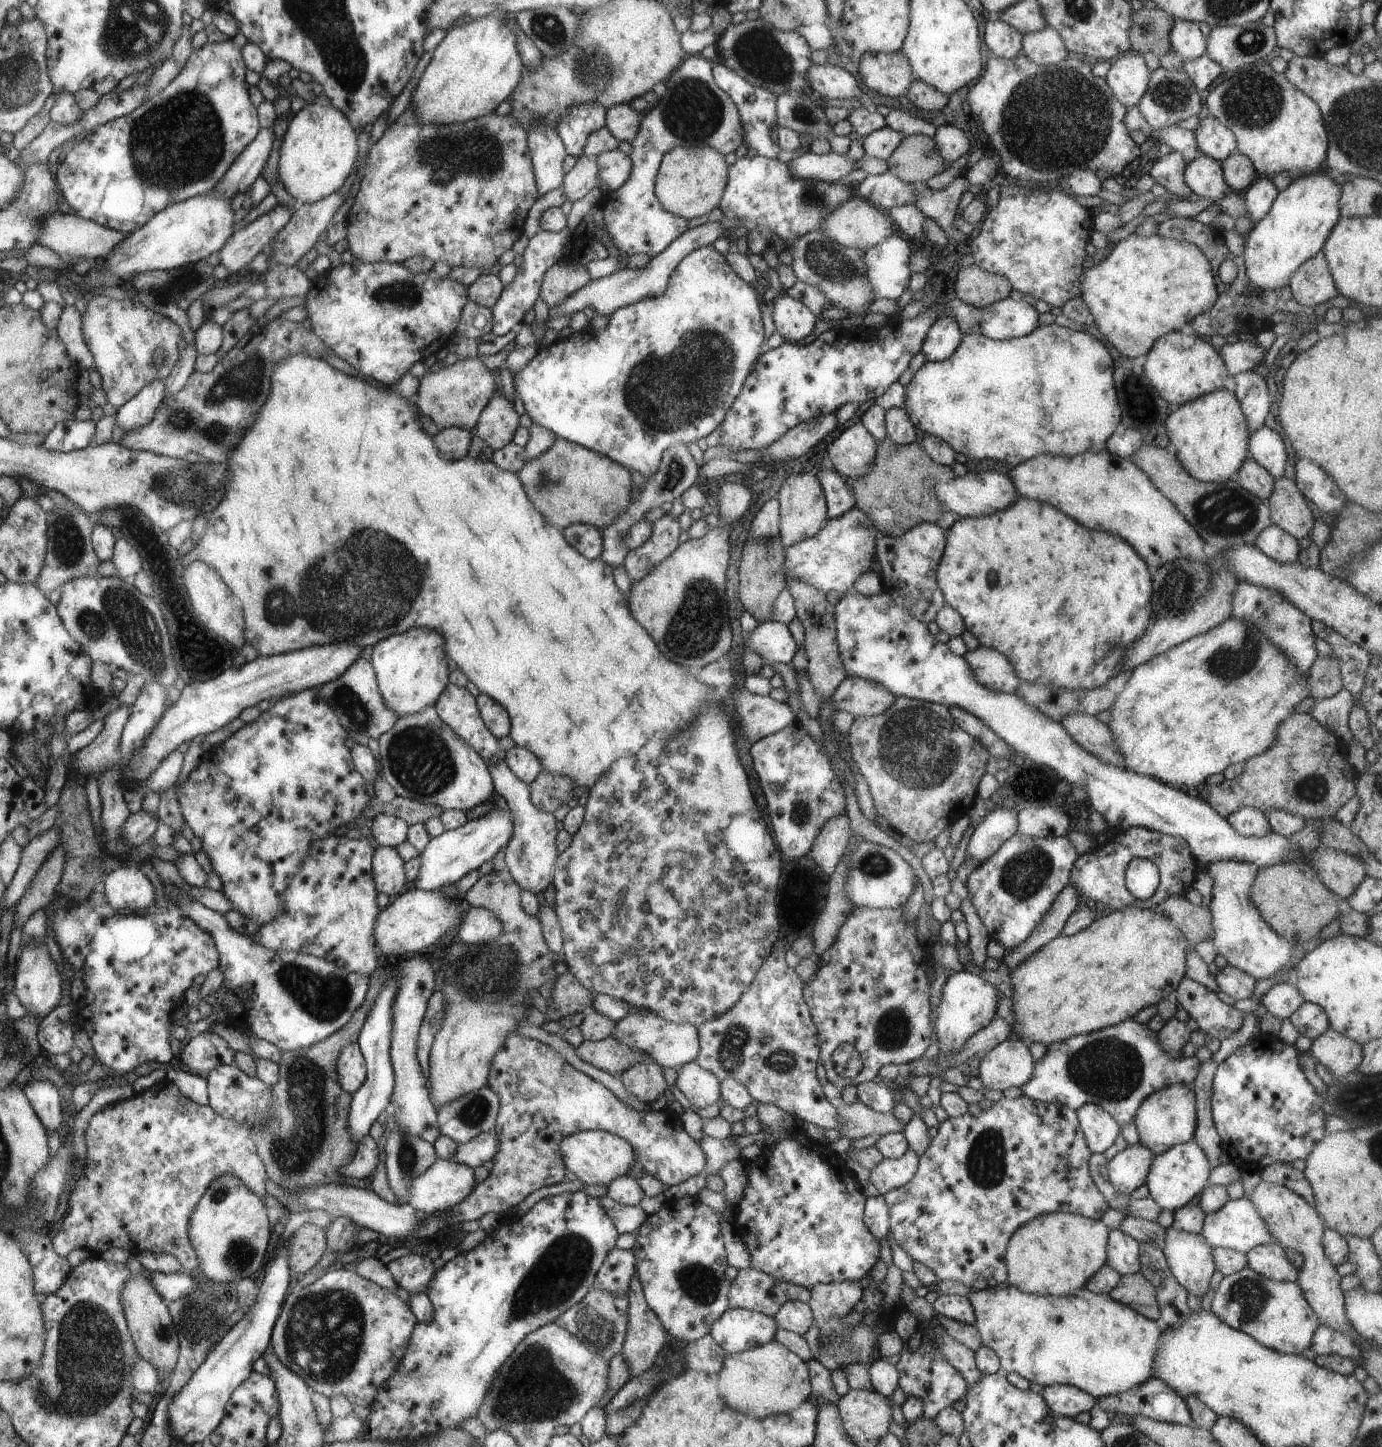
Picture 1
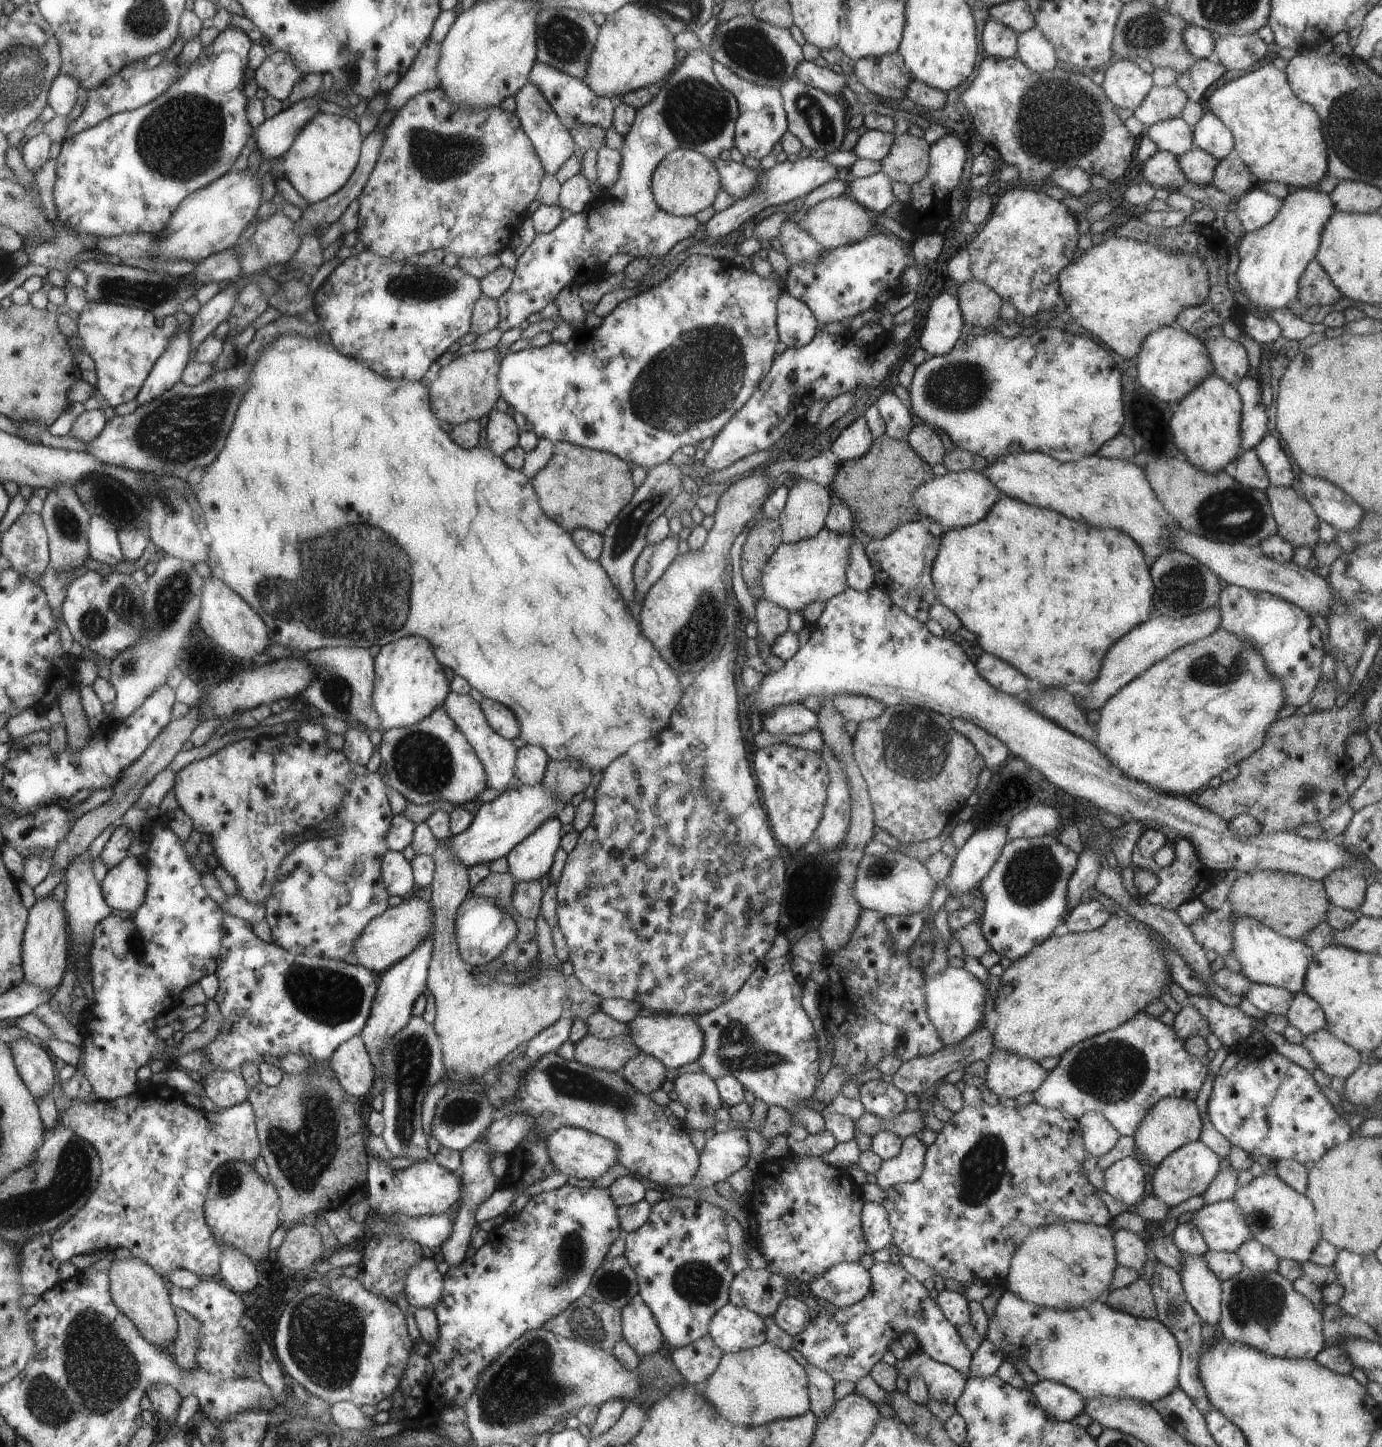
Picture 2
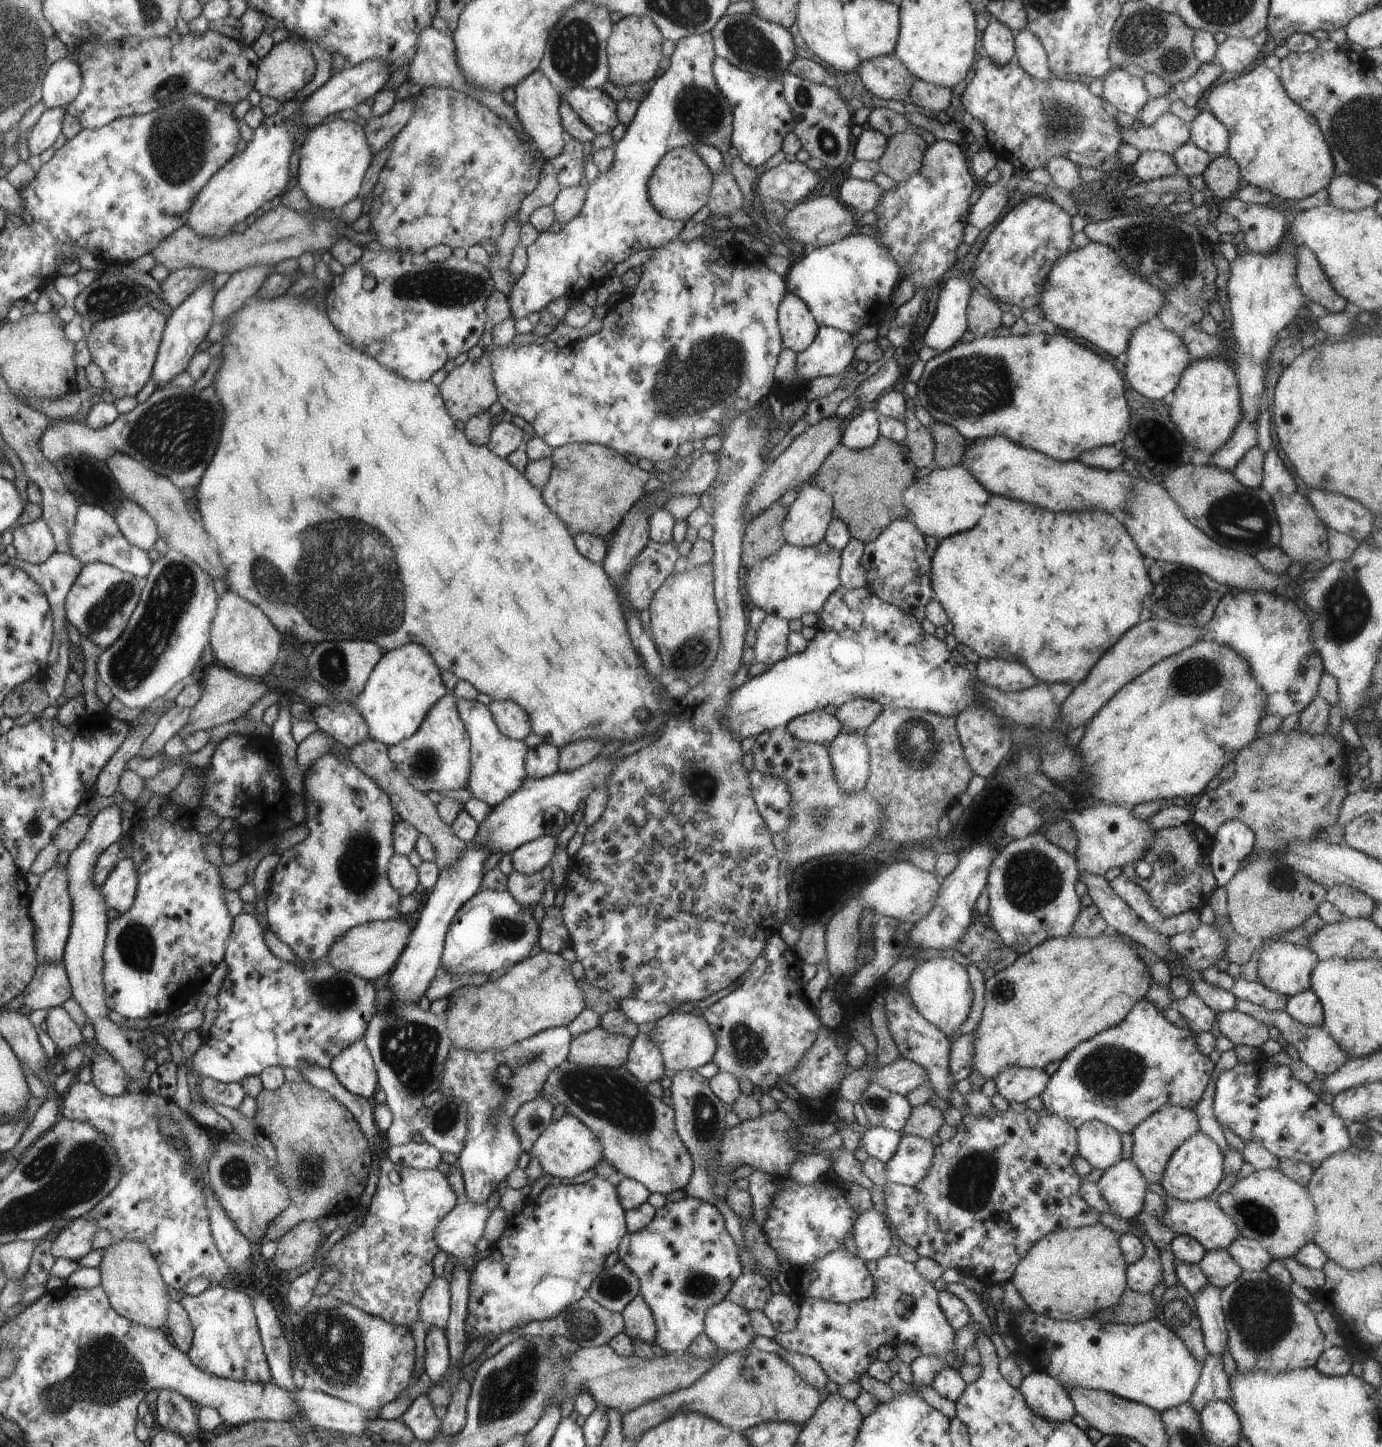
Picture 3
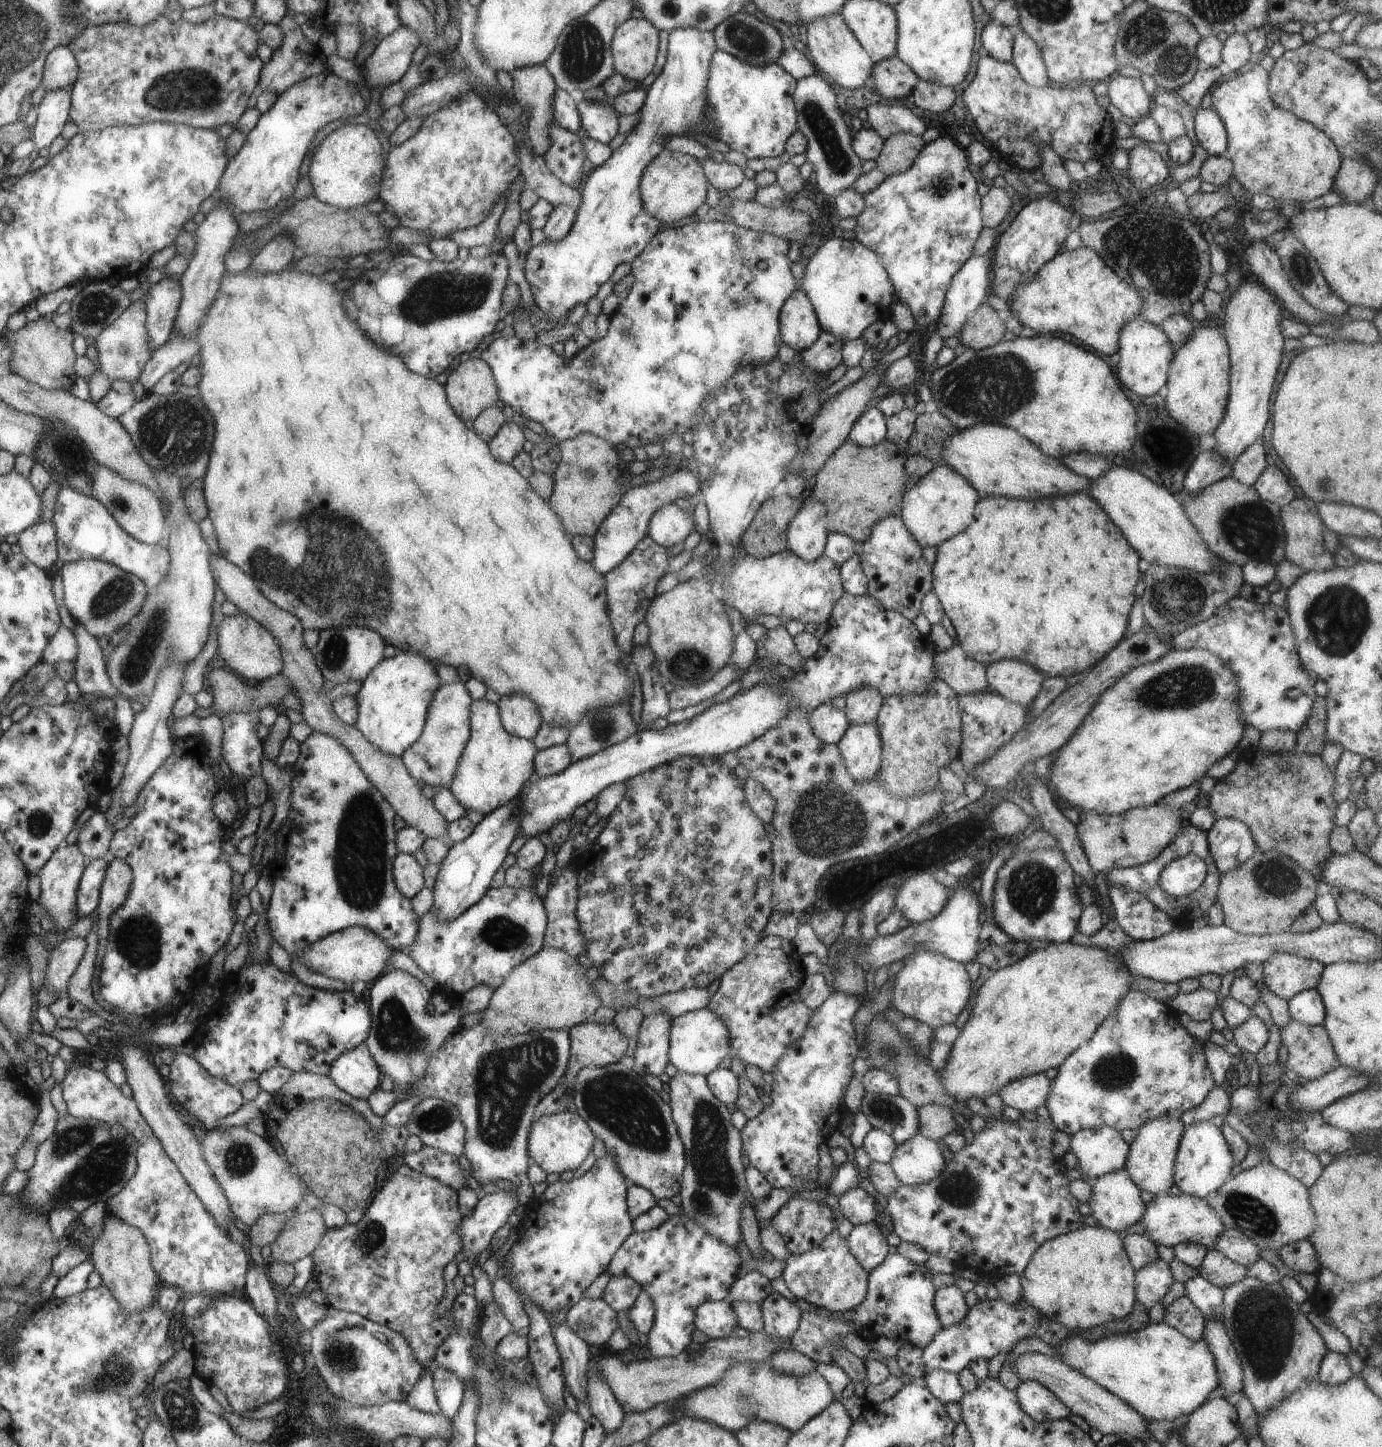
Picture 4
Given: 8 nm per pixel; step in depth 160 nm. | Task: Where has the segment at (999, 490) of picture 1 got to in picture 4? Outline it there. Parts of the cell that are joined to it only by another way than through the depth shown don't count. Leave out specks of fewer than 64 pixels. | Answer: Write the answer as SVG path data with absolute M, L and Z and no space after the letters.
M946 463L935 466L921 476L902 497L901 519L911 535L924 547L938 546L941 542L964 532L972 524L975 506L982 495Z

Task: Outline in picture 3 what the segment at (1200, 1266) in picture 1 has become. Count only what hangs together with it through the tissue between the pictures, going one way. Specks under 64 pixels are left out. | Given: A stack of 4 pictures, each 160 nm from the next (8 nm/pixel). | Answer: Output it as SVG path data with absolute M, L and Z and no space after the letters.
M1208 1283L1193 1294L1194 1308L1203 1332L1204 1344L1209 1353L1222 1356L1227 1349L1225 1312L1222 1308L1221 1289Z

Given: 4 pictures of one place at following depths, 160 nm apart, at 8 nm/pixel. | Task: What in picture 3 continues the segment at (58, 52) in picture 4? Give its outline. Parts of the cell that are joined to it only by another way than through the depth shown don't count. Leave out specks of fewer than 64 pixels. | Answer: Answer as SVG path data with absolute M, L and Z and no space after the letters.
M66 58L57 60L46 75L42 102L46 109L63 108L80 94L82 86L81 68L78 63Z

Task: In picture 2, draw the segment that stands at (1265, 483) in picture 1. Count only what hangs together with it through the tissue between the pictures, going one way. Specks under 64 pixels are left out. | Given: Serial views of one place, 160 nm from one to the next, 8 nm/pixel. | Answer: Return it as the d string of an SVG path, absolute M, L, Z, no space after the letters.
M1253 449L1238 454L1235 460L1226 464L1224 471L1245 488L1265 492L1269 488L1268 476Z

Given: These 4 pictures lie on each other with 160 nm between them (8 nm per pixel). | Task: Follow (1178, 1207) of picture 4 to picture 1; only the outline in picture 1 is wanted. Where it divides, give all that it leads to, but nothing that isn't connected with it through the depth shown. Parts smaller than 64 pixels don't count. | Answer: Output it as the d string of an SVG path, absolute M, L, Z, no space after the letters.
M1246 1198L1237 1200L1228 1200L1216 1212L1204 1216L1204 1225L1201 1232L1210 1246L1228 1248L1247 1254L1252 1248L1276 1243L1276 1240L1270 1236L1264 1220L1258 1215L1254 1204Z

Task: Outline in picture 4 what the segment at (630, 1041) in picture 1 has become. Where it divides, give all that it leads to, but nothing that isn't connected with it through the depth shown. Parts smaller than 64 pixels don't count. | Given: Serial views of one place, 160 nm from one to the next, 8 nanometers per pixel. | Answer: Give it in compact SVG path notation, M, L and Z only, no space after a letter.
M710 1008L687 1012L672 1018L670 1064L683 1073L708 1076L718 1064L729 1056L731 1034L726 1025Z

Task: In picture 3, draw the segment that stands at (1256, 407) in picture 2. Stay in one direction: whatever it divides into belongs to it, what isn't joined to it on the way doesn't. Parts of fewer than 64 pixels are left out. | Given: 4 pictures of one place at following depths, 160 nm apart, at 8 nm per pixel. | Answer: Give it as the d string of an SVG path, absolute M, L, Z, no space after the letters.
M1242 417L1233 430L1231 439L1213 455L1210 455L1208 465L1231 472L1244 454L1258 444L1257 429L1258 426L1254 421L1251 422L1250 419Z

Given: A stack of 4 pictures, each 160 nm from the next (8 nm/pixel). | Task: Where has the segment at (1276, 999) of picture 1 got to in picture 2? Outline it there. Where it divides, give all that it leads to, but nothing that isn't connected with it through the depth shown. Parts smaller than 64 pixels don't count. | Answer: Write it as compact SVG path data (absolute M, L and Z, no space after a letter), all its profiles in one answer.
M1251 983L1246 988L1246 994L1244 994L1243 998L1248 999L1251 1004L1264 1012L1264 1014L1286 1017L1286 1012L1288 1012L1290 1002L1292 1002L1294 996L1288 990L1276 986Z

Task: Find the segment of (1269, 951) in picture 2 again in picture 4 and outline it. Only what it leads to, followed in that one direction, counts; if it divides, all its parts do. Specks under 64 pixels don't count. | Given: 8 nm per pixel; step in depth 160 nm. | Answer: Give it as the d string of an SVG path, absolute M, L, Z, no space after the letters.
M1290 953L1271 954L1263 963L1263 983L1280 998L1290 1000L1298 992L1315 989L1325 965Z

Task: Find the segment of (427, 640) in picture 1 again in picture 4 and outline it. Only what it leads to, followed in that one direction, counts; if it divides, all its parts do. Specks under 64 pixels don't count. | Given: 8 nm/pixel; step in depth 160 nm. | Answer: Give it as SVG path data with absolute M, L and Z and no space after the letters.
M400 651L396 656L378 663L361 682L361 688L355 694L358 713L355 727L377 749L401 758L404 752L421 738L425 728L425 719L428 718L429 704L433 702L433 696L439 688L440 682L436 676L436 668L430 659L418 653Z

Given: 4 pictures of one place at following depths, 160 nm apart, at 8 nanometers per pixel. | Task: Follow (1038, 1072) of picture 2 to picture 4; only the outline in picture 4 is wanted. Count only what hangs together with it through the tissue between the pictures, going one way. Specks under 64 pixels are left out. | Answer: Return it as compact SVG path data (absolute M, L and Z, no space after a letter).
M1038 1073L1027 1077L1022 1077L1018 1080L1013 1080L999 1090L1000 1098L1004 1105L1011 1106L1016 1110L1023 1112L1036 1112L1039 1106L1045 1104L1047 1096L1051 1091L1051 1080L1046 1077L1045 1073Z

